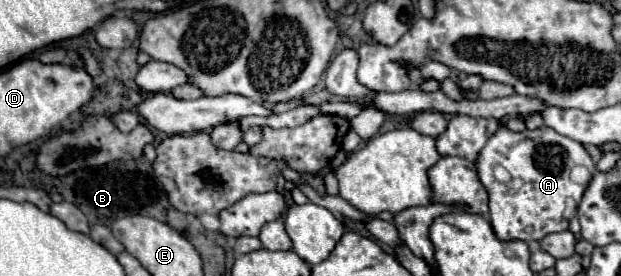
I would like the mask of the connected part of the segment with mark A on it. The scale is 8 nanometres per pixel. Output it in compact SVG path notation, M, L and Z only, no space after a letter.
M500 127L476 161L478 177L490 195L490 223L496 237L502 241L540 241L550 233L566 231L568 221L576 215L582 193L588 186L570 181L570 169L574 165L594 169L594 163L582 143L562 137L554 133L554 129L546 127L524 133Z

